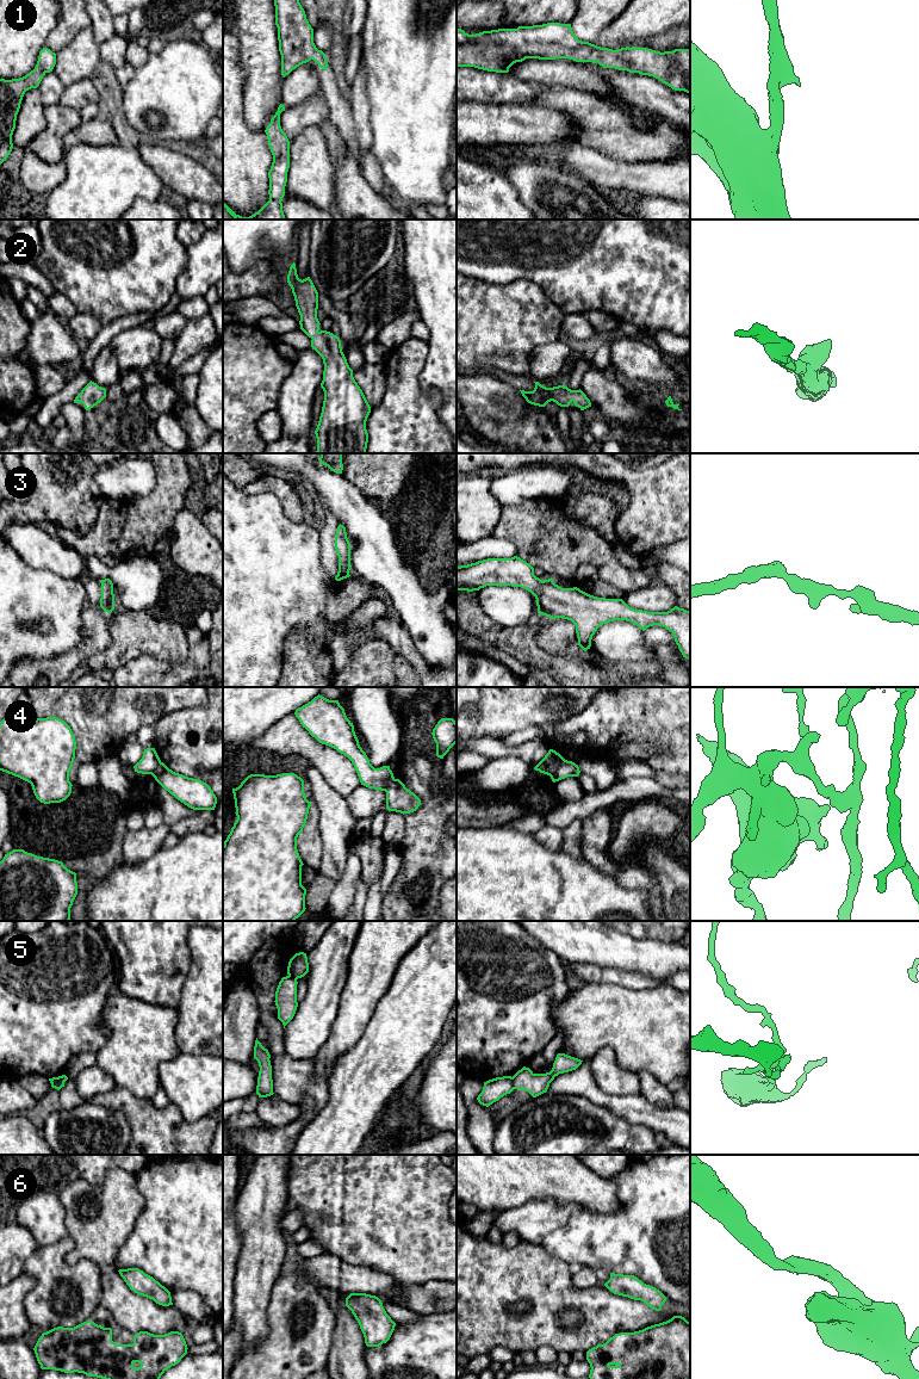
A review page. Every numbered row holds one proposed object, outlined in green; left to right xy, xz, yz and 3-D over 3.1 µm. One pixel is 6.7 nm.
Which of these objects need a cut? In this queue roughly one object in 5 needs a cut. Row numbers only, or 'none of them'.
4, 5

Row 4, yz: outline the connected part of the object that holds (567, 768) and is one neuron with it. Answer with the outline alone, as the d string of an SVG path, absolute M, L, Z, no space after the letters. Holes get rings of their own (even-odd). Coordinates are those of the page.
M563 759L561 765L551 775L553 783L565 779L567 777L578 777L580 773L578 765L572 761Z

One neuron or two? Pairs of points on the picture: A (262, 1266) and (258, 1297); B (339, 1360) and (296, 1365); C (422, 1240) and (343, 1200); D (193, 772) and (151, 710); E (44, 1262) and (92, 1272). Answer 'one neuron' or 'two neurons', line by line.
A: one neuron
B: two neurons
C: one neuron
D: two neurons
E: one neuron

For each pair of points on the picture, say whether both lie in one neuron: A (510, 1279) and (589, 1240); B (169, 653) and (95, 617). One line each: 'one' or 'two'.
A: two
B: two

